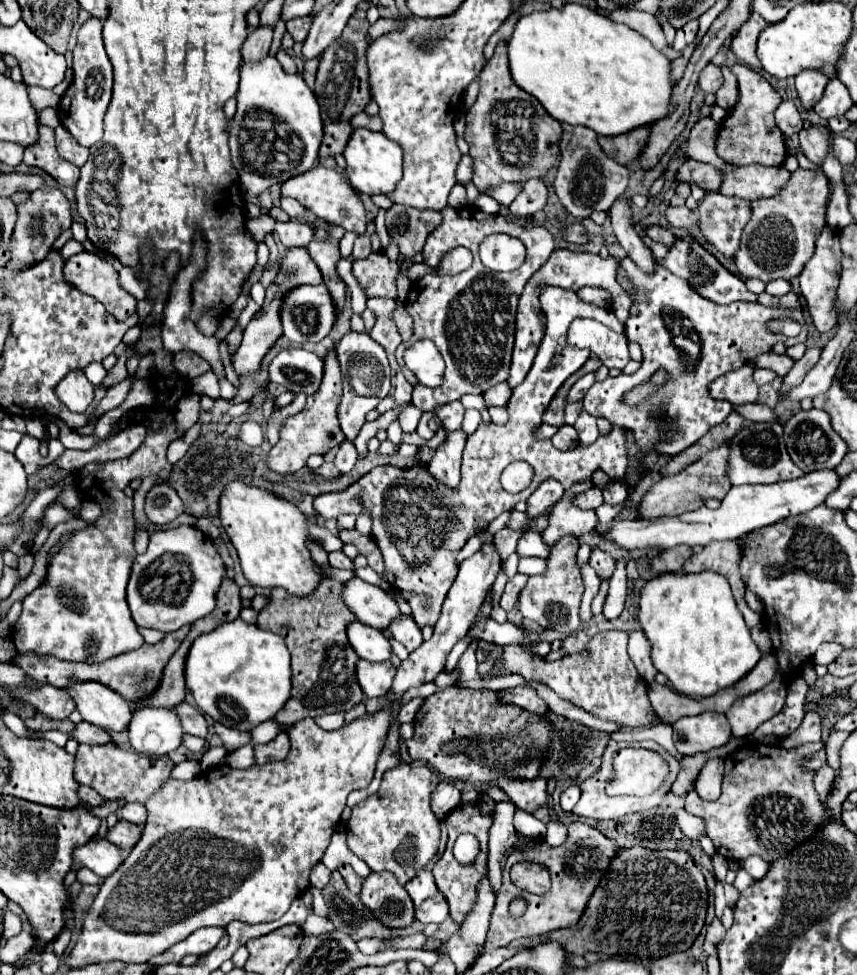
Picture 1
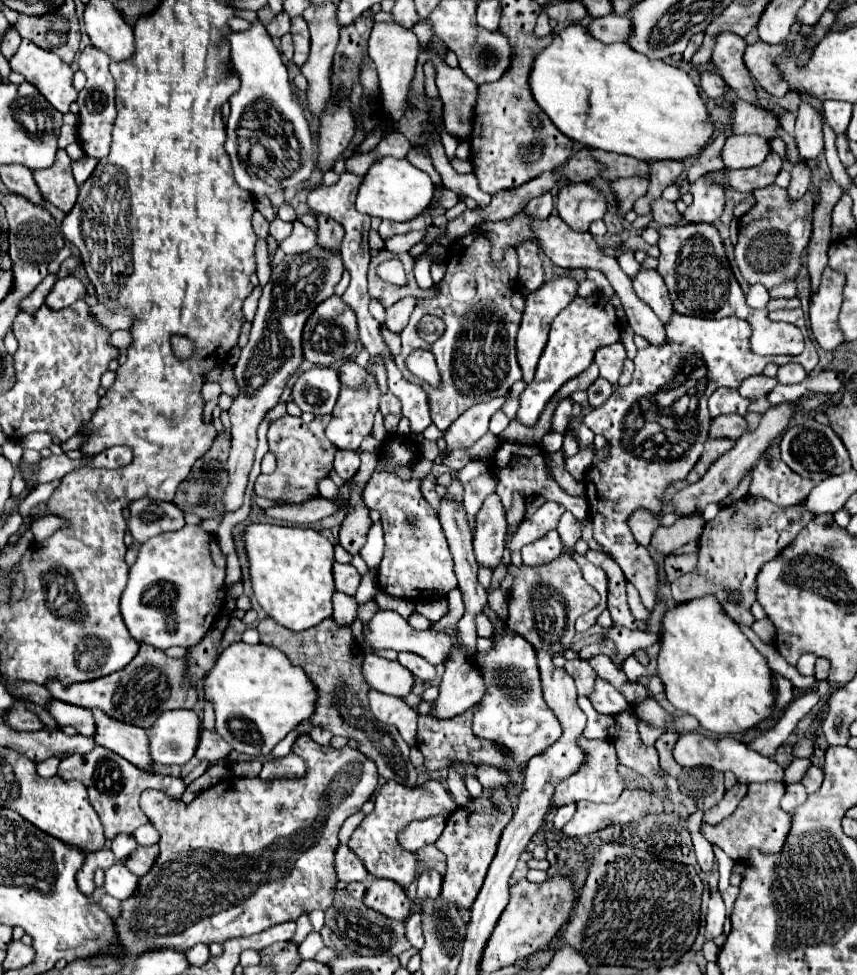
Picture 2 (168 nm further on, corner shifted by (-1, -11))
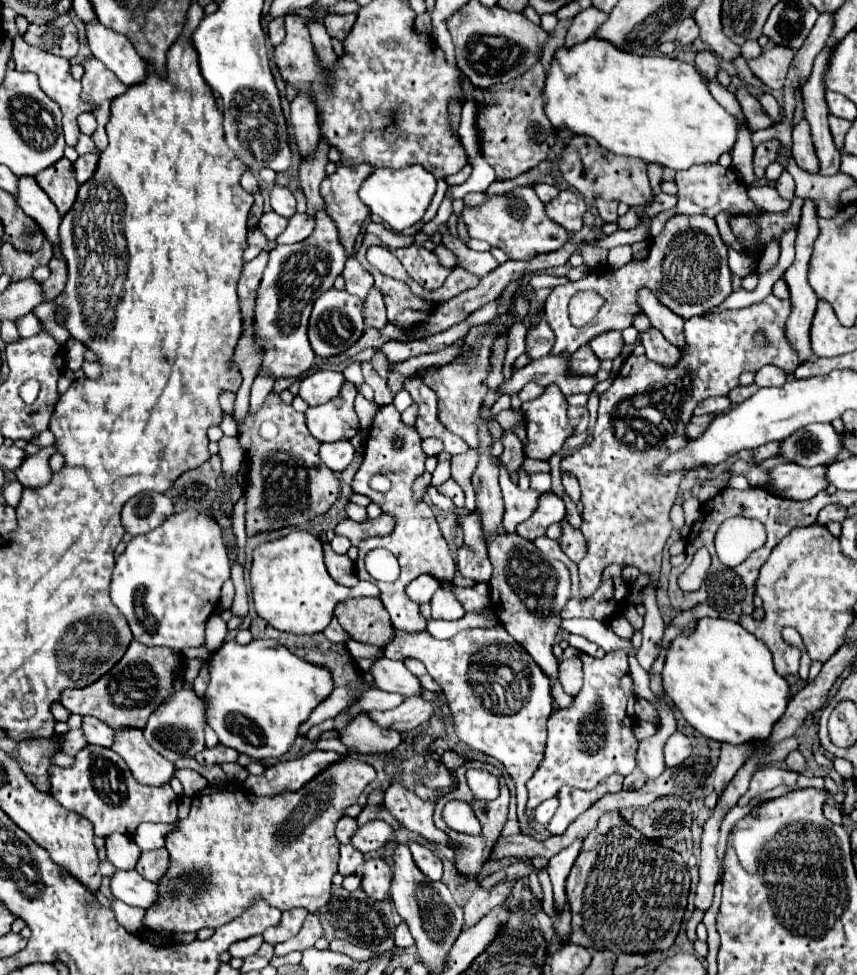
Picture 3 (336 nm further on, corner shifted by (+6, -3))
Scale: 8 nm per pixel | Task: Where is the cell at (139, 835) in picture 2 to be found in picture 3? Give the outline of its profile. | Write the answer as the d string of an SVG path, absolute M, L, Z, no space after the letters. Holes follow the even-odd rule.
M145 823L139 825L137 831L133 833L133 841L143 849L159 849L163 847L165 841L165 833L169 833L173 829L173 825L161 825L161 823Z

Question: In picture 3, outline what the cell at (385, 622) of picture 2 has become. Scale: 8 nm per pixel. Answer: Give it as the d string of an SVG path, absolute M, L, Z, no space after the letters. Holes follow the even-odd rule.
M497 625L493 629L469 629L469 631L459 631L453 639L439 641L429 635L429 631L417 631L417 633L407 633L401 629L395 629L393 639L387 643L389 657L391 659L405 659L405 657L415 657L423 661L427 667L429 675L433 681L443 689L445 699L449 709L453 711L453 725L457 737L473 747L475 751L481 751L497 761L503 763L507 775L515 783L517 793L517 816L520 822L522 833L529 825L529 818L526 815L526 803L528 792L526 783L529 777L535 773L537 765L543 759L545 753L545 741L547 741L547 719L551 715L551 693L549 693L549 679L541 669L537 669L537 663L513 641L513 637L505 631L503 625ZM493 687L501 687L501 695Z

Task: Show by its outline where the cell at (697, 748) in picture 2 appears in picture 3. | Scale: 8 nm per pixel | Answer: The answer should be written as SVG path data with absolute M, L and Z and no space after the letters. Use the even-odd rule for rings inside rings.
M675 731L665 743L665 763L667 763L667 767L675 767L675 765L683 763L683 759L687 759L689 755L691 755L689 737L683 735L681 731Z

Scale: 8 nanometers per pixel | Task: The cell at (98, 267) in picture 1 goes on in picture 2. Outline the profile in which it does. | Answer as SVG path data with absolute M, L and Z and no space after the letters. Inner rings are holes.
M68 275L64 279L56 279L56 283L52 285L50 293L44 299L44 305L48 303L50 309L64 309L64 307L72 305L74 301L82 299L82 295L84 295L82 281Z

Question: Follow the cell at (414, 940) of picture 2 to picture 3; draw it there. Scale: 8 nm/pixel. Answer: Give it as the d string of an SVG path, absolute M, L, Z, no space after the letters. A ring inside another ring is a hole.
M405 923L397 925L397 929L395 929L395 945L397 947L411 947L413 945L413 937L411 937L409 927Z

